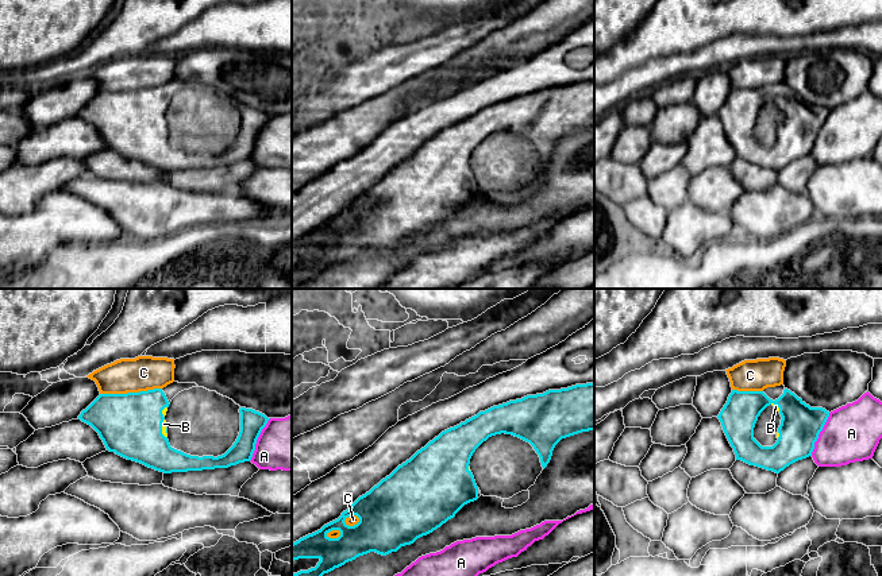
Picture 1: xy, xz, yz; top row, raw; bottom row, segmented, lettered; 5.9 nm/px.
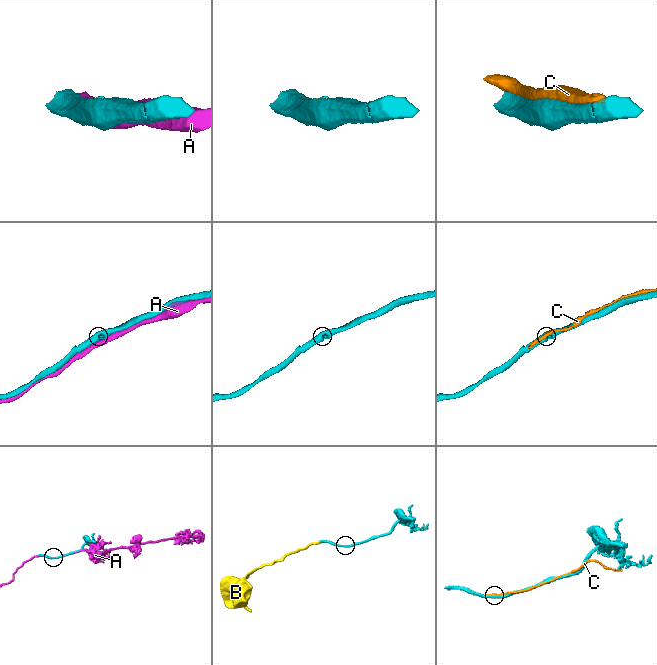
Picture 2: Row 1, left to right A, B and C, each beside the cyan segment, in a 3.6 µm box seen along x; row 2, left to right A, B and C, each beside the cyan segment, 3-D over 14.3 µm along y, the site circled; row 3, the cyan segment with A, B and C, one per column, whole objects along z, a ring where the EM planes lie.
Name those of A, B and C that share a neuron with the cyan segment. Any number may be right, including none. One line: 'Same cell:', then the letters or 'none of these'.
Same cell: B

